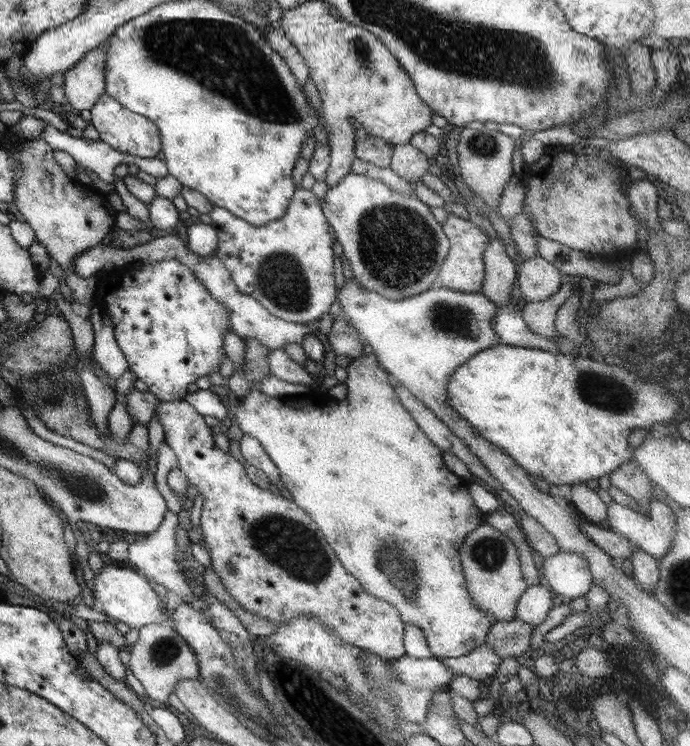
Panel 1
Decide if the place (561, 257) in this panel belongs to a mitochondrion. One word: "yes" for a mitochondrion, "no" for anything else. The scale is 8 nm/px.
no

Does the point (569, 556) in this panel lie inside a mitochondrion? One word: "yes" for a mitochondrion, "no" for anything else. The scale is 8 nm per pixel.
no

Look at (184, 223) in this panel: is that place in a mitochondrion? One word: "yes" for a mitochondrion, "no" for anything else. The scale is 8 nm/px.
no

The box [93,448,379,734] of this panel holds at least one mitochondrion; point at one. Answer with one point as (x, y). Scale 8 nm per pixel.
(283, 541)

